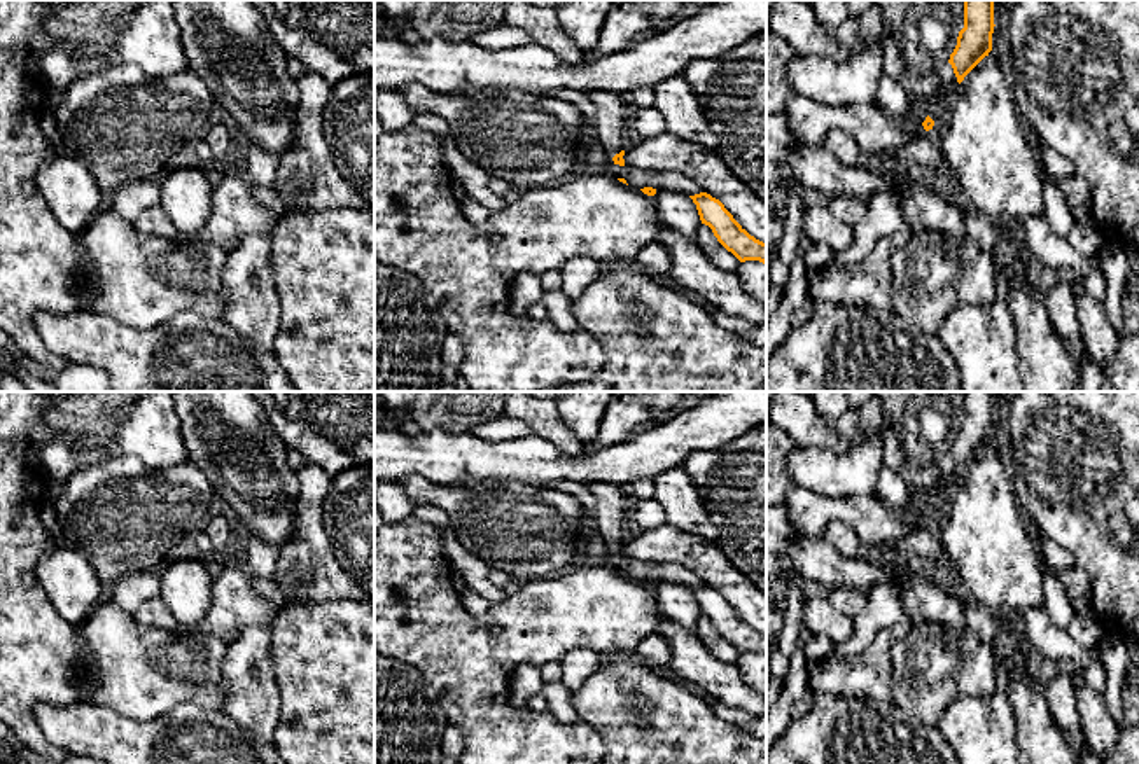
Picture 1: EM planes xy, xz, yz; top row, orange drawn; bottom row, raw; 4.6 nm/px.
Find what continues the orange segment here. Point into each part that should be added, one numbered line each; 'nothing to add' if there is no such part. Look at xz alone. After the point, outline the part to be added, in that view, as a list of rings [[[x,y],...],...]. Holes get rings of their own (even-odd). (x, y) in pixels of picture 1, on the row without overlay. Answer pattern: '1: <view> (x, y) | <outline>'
1: xz (613, 502) | [[[591,483],[586,488],[595,498],[597,523],[605,542],[611,547],[619,545],[625,542],[630,528],[628,512],[632,498],[628,488],[614,483]]]

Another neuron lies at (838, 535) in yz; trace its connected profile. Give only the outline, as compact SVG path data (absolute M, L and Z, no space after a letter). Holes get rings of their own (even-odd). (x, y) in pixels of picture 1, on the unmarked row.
M833 519L822 537L840 556L852 559L864 554L857 533L842 519Z

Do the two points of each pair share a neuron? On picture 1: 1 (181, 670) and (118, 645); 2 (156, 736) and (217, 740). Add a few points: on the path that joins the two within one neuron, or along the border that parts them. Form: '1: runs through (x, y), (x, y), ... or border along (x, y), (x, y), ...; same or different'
1: runs through (165, 670), (142, 670), (133, 661); same
2: runs through (172, 740), (202, 740); same

